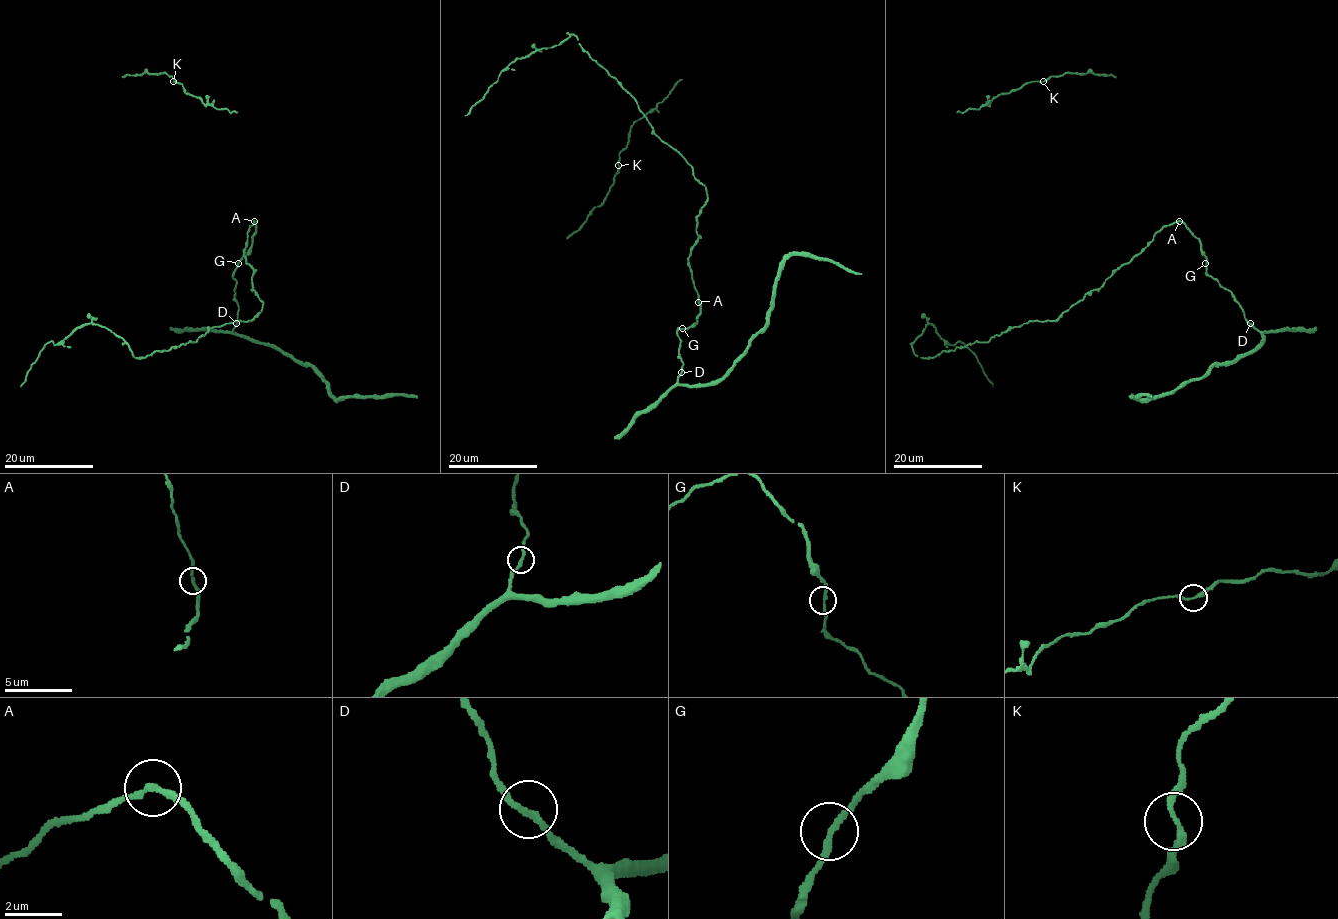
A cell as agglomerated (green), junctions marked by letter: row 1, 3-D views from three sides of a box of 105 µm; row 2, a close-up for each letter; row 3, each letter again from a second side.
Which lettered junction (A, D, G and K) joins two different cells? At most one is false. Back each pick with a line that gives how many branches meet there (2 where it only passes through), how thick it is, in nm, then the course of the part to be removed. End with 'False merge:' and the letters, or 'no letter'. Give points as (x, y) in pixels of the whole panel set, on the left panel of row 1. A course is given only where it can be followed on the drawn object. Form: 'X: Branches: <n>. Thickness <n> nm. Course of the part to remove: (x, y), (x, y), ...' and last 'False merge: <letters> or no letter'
False merge: no letter

